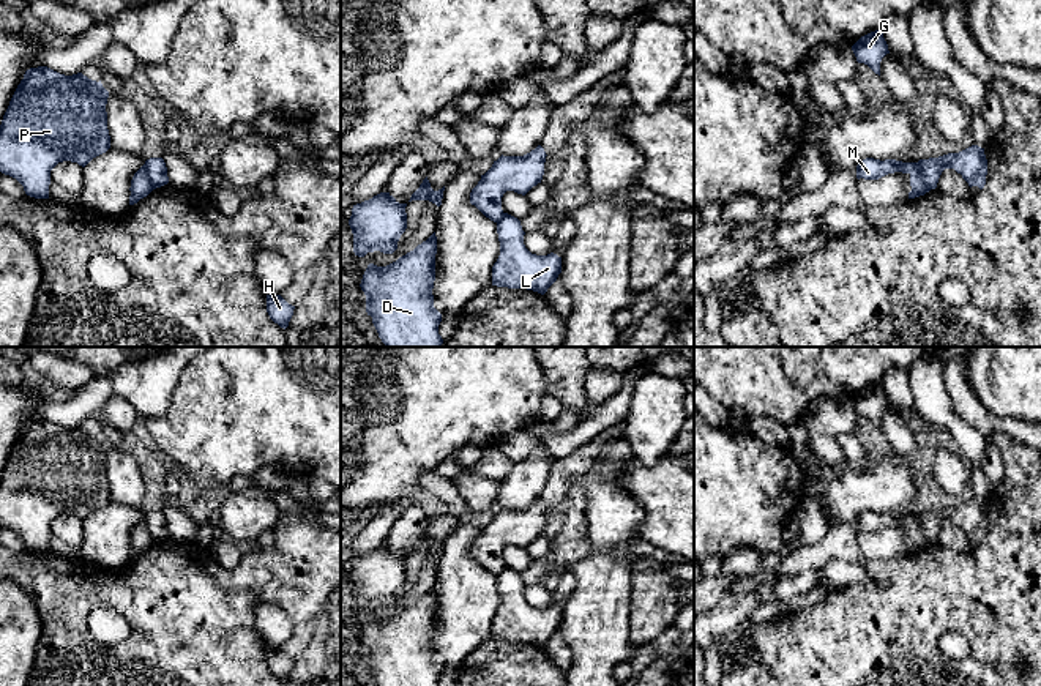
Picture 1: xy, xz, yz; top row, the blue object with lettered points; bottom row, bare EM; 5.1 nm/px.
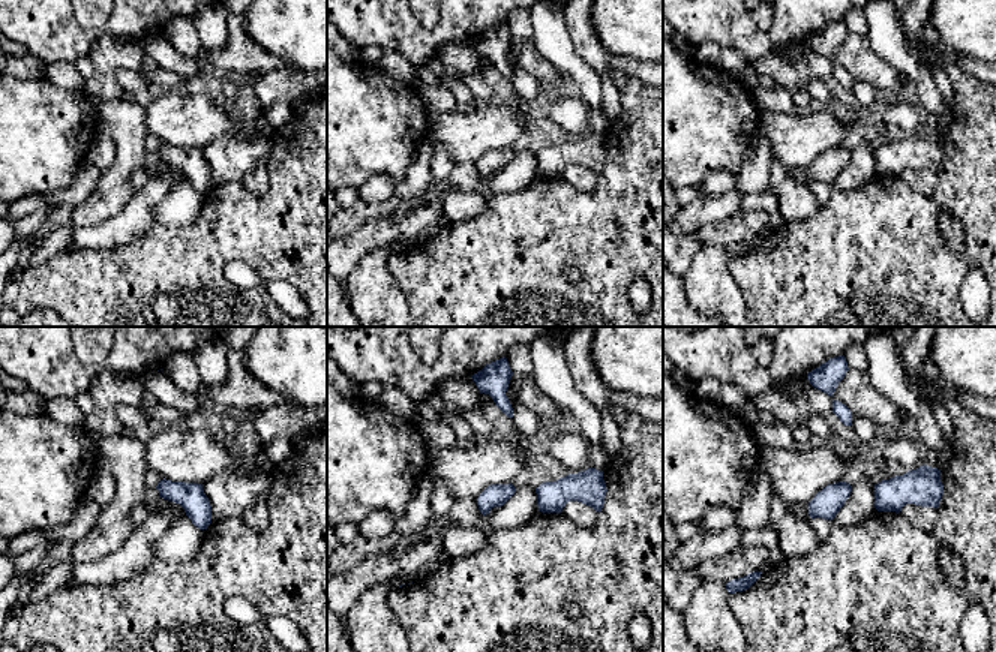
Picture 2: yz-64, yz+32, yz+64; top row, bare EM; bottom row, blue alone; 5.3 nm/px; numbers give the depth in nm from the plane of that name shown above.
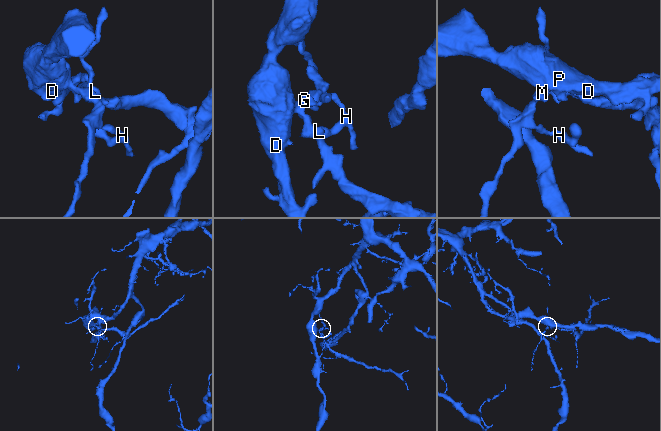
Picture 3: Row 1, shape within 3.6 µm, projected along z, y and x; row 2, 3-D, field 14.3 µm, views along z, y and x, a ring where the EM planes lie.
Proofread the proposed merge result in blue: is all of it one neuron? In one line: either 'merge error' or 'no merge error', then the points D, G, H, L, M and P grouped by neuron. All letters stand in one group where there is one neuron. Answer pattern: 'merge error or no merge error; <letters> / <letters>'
merge error; D G H M P / L

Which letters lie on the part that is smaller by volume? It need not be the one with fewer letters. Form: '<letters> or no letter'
L

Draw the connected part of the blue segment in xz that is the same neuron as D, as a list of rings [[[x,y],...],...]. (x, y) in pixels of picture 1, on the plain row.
[[[435,585],[386,620],[369,617],[361,643],[377,686],[438,686],[442,667],[434,661]]]

